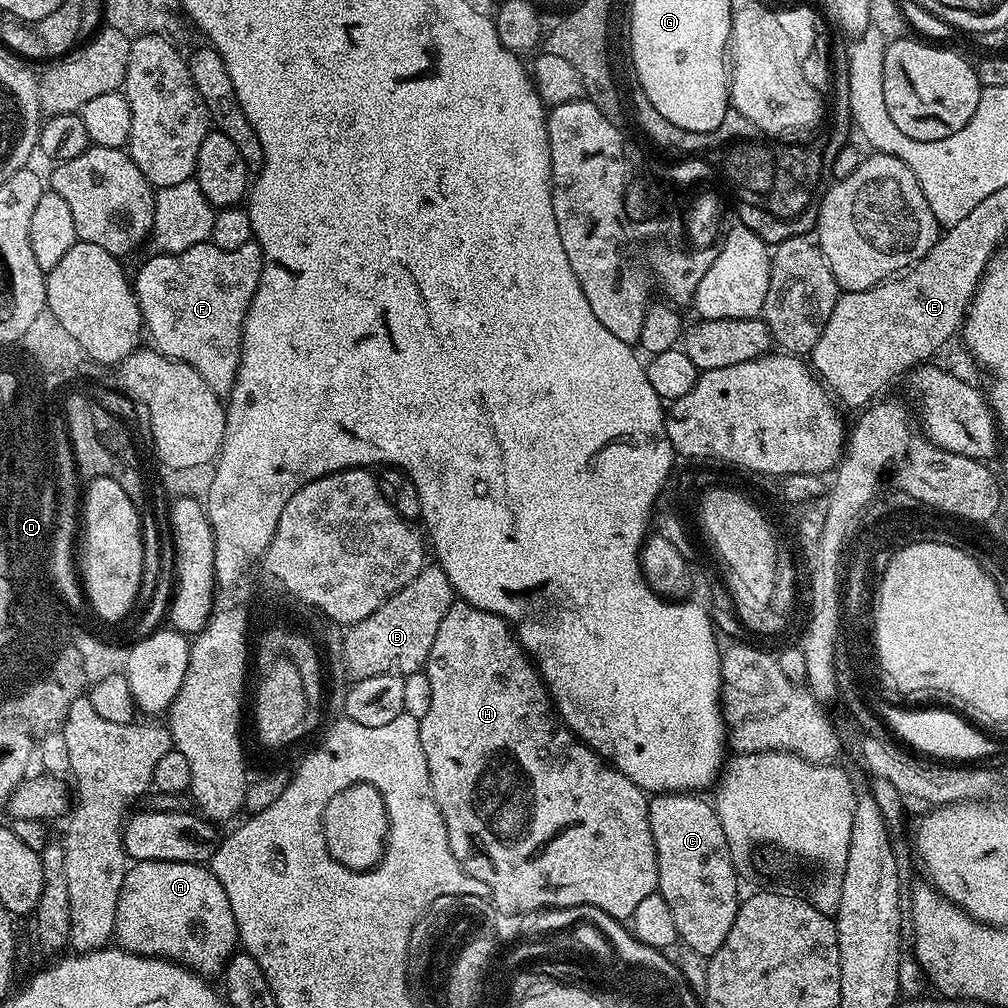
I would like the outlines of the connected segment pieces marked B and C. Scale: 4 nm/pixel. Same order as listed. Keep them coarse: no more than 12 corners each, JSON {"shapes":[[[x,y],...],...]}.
{"shapes":[[[424,568],[344,633],[353,681],[428,663],[454,603],[446,570]],[[703,795],[648,801],[658,893],[680,944],[711,958],[740,908]]]}

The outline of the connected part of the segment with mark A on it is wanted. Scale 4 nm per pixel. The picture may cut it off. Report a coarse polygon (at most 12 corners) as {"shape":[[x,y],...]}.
{"shape":[[205,865],[127,869],[114,936],[205,978],[238,948]]}

